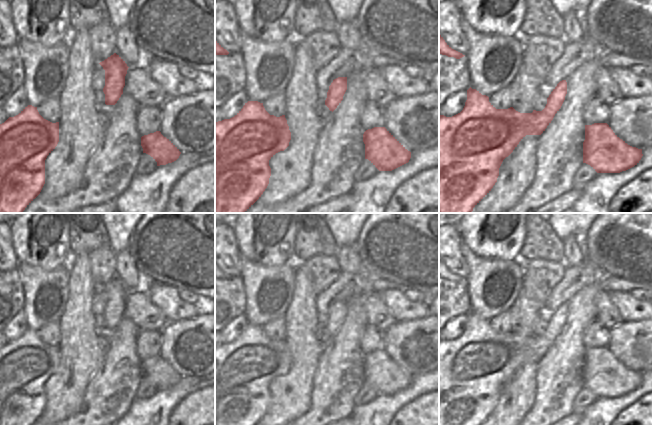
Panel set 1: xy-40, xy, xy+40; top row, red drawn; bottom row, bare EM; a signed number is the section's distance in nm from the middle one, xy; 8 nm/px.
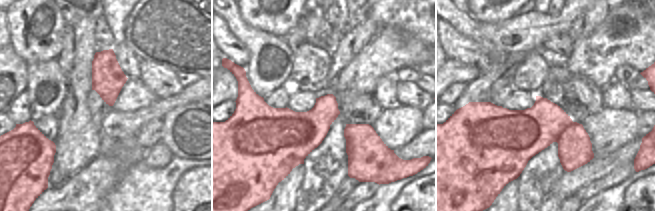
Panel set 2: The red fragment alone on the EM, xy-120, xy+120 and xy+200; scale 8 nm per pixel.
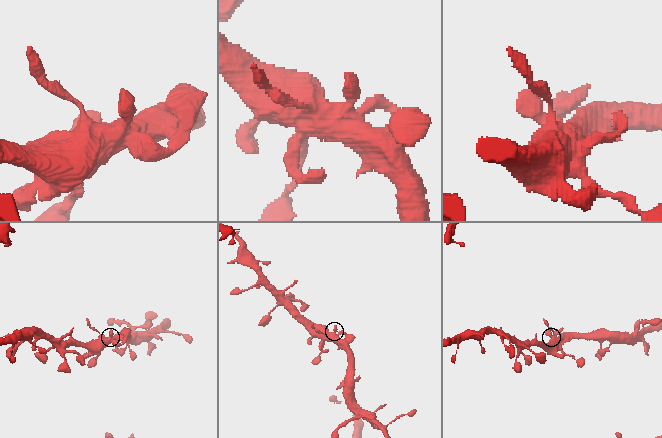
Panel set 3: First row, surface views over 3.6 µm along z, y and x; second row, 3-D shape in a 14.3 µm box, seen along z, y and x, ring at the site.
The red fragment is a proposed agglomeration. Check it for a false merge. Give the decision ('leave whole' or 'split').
leave whole

